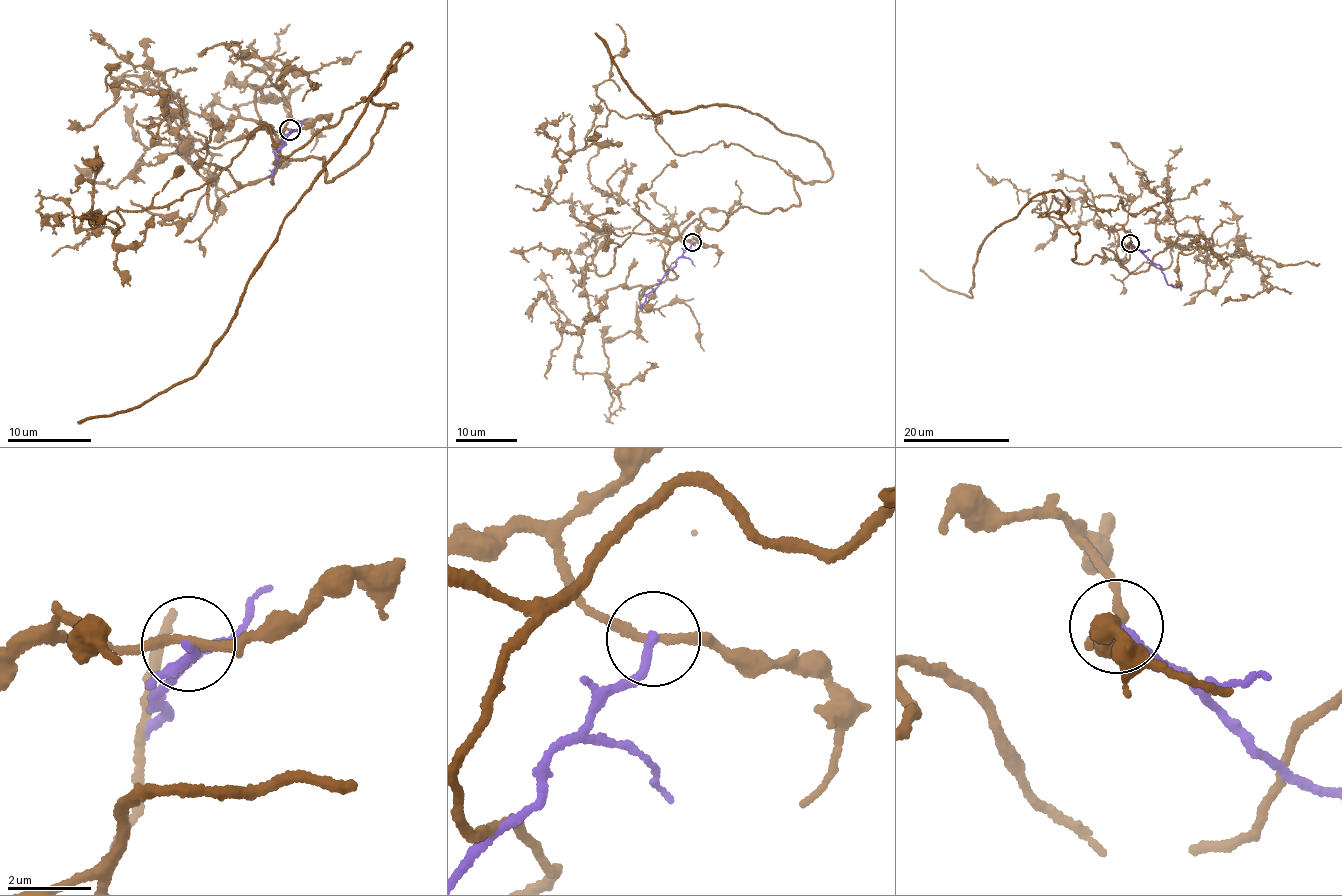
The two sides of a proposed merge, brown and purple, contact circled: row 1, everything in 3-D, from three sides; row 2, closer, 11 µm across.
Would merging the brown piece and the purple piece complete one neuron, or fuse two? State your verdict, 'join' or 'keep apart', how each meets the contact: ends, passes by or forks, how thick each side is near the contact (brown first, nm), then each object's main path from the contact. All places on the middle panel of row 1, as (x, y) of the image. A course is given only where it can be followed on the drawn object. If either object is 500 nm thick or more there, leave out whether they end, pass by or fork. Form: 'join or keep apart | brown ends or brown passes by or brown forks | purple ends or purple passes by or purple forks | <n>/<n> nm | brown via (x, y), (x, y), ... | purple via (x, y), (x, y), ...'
keep apart | brown passes by | purple ends | 200/200 nm | brown via (691, 243), (635, 204), (654, 231), (718, 230), (797, 206), (830, 160), (739, 107), (658, 115), (594, 33) | purple via (691, 243), (638, 308)

